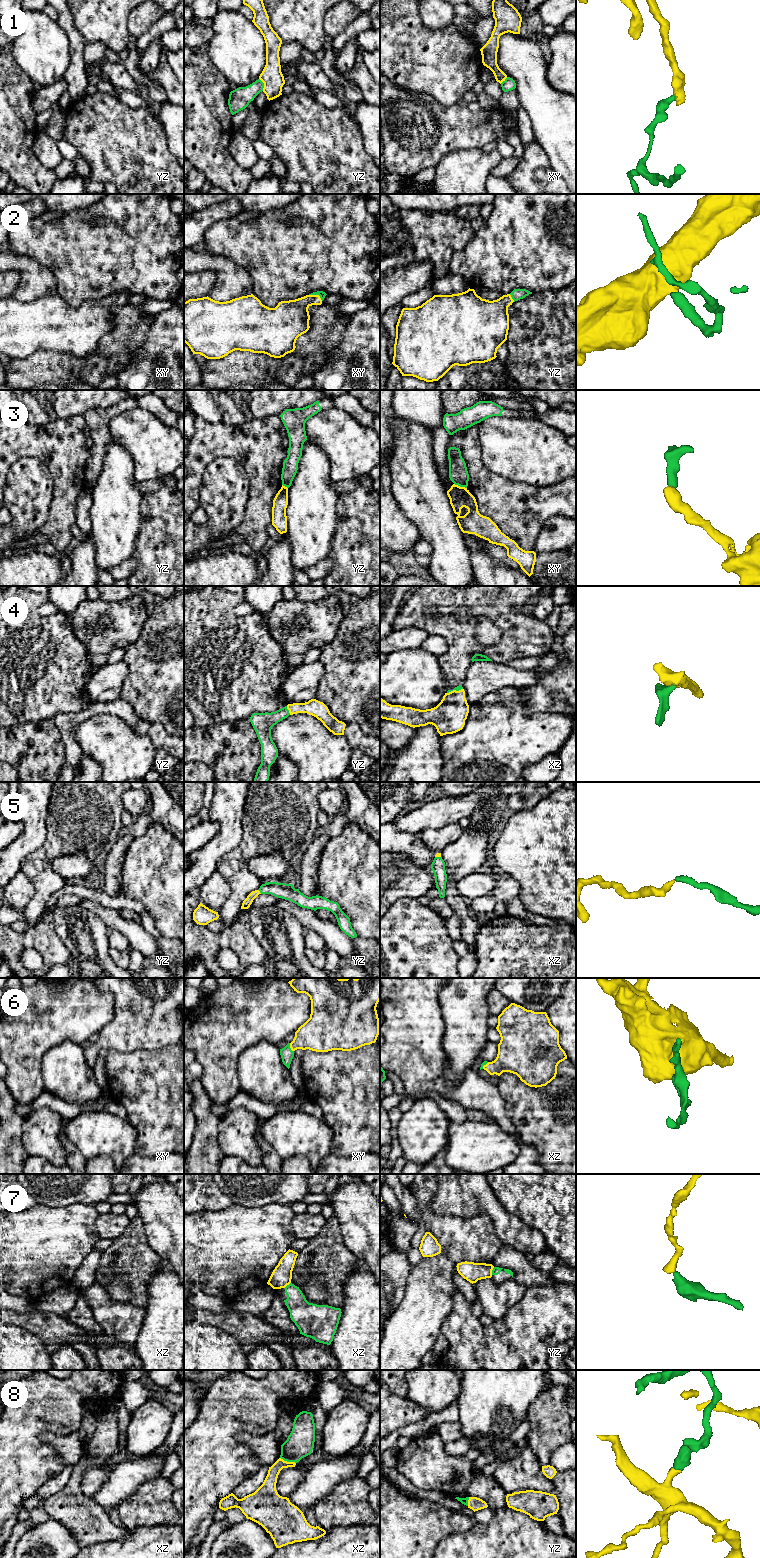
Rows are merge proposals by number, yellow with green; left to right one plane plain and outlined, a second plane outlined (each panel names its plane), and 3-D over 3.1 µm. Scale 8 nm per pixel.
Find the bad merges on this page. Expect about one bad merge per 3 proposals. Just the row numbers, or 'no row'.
1, 3, 7

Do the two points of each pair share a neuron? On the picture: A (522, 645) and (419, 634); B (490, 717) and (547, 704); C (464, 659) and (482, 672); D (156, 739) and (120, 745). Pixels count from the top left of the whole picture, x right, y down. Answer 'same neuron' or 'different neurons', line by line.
A: different neurons
B: different neurons
C: different neurons
D: different neurons

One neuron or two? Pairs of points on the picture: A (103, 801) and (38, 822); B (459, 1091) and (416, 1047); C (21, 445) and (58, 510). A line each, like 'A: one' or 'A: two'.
A: two
B: one
C: one

